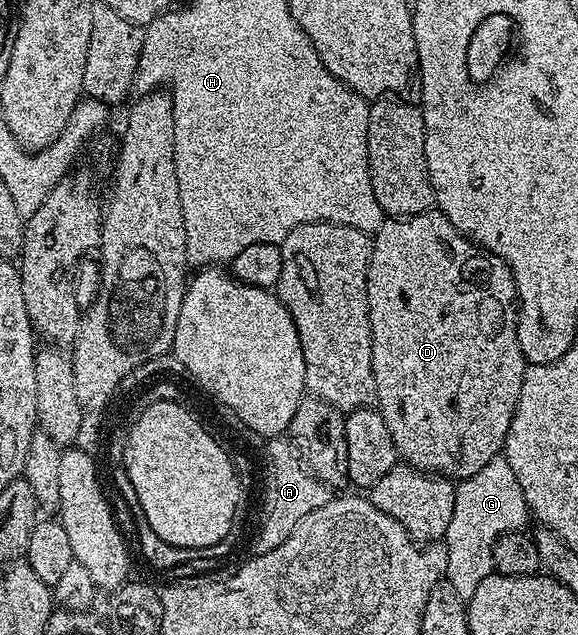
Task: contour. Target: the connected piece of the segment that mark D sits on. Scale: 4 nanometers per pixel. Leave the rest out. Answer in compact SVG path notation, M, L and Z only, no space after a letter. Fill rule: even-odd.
M430 208L410 218L386 220L371 238L373 251L367 268L367 304L369 305L369 323L371 324L371 364L375 372L377 389L376 405L383 420L391 432L398 455L408 465L417 470L436 472L450 480L460 480L475 476L483 464L498 457L504 451L505 437L509 434L515 408L519 404L519 392L523 388L523 376L527 365L519 336L517 335L517 316L519 299L517 281L507 263L499 256L490 254L470 242L464 234L453 227L451 220L436 208Z

